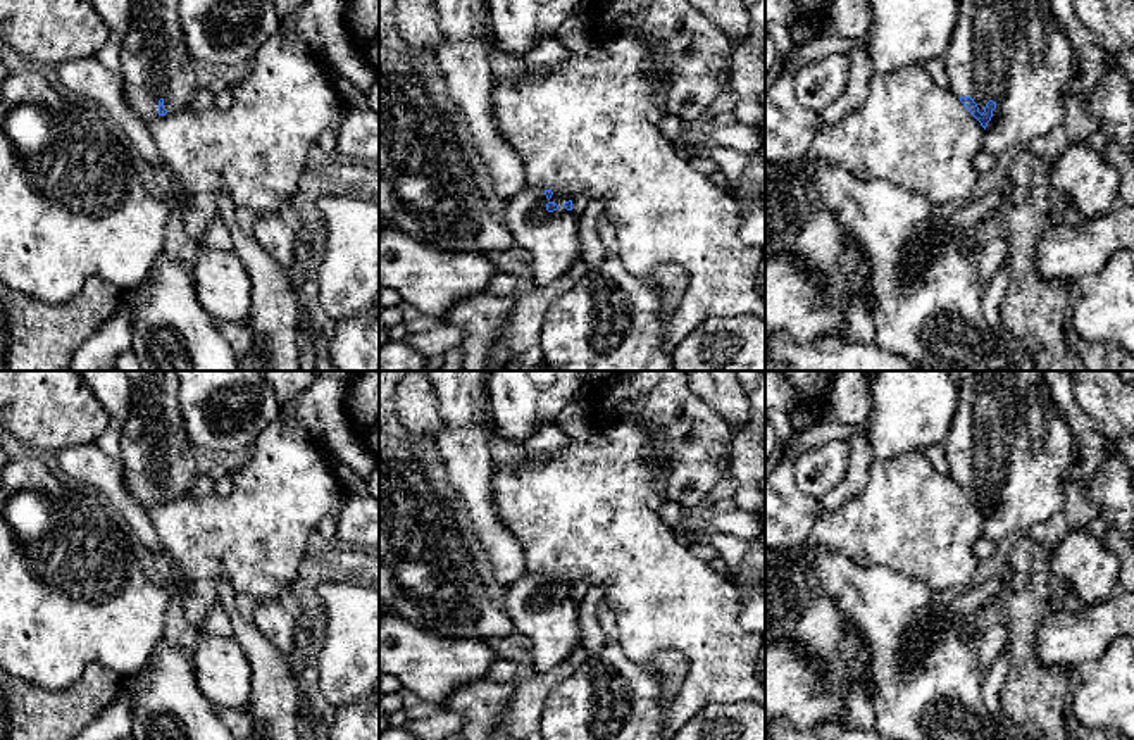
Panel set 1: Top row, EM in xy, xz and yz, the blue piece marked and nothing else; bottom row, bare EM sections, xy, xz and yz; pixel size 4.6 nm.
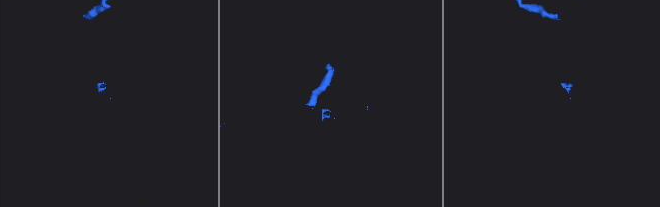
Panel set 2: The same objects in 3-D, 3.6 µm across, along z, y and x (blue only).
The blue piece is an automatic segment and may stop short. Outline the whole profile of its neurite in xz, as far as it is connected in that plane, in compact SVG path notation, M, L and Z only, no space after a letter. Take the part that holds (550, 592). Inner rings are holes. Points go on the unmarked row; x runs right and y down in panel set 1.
M533 571L505 588L503 604L515 631L533 642L533 671L548 673L583 645L583 631L577 618L577 604L572 586Z

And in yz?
M960 371L958 392L944 452L950 476L984 514L984 536L994 543L1020 536L1063 511L1063 483L1077 466L1075 436L1046 392L1043 371ZM1031 395L1043 404L1048 423L1039 450L1032 448L1025 421Z

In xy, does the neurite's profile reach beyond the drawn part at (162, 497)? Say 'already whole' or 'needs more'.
needs more

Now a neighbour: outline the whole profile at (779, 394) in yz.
M765 371L765 409L769 407L788 414L798 407L796 388L779 371Z

